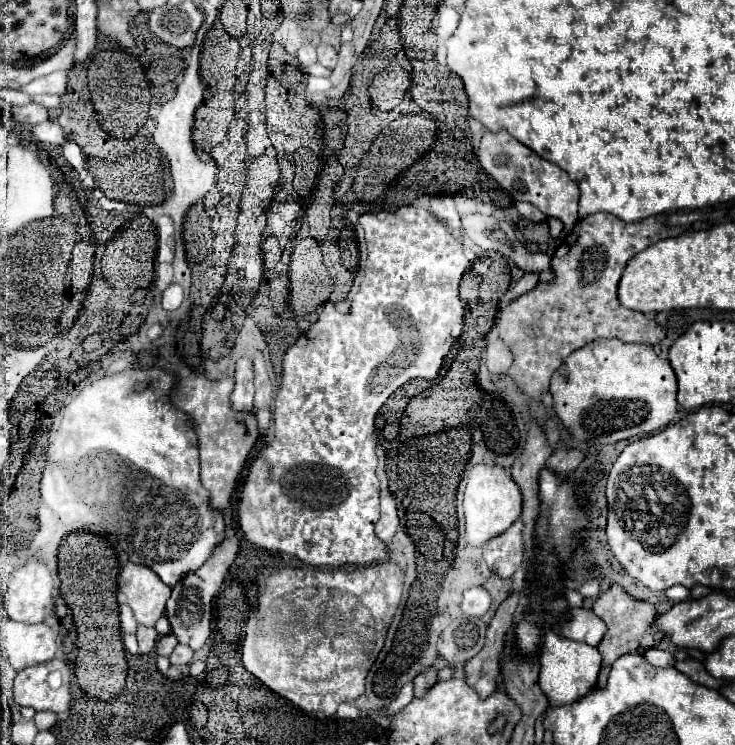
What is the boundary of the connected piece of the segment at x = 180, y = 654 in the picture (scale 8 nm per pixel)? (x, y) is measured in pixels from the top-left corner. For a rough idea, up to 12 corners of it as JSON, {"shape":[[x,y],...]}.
{"shape":[[177,644],[169,656],[171,664],[189,664],[193,650]]}

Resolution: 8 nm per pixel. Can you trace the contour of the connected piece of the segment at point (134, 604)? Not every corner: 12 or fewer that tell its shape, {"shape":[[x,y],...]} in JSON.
{"shape":[[127,562],[117,588],[143,626],[155,626],[171,588]]}

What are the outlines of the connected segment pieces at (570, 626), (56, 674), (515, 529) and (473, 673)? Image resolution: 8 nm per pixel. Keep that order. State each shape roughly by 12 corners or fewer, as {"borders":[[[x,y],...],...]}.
{"borders":[[[575,608],[559,626],[565,638],[597,646],[607,626],[593,610]],[[61,658],[17,672],[19,706],[67,712],[69,664]],[[517,518],[485,544],[483,558],[501,578],[523,564],[523,522]],[[511,594],[487,628],[483,650],[465,664],[481,698],[497,690],[505,636],[521,596]]]}

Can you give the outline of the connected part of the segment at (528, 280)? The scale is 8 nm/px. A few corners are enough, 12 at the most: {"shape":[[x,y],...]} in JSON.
{"shape":[[525,274],[503,296],[503,304],[535,288],[537,274]]}

